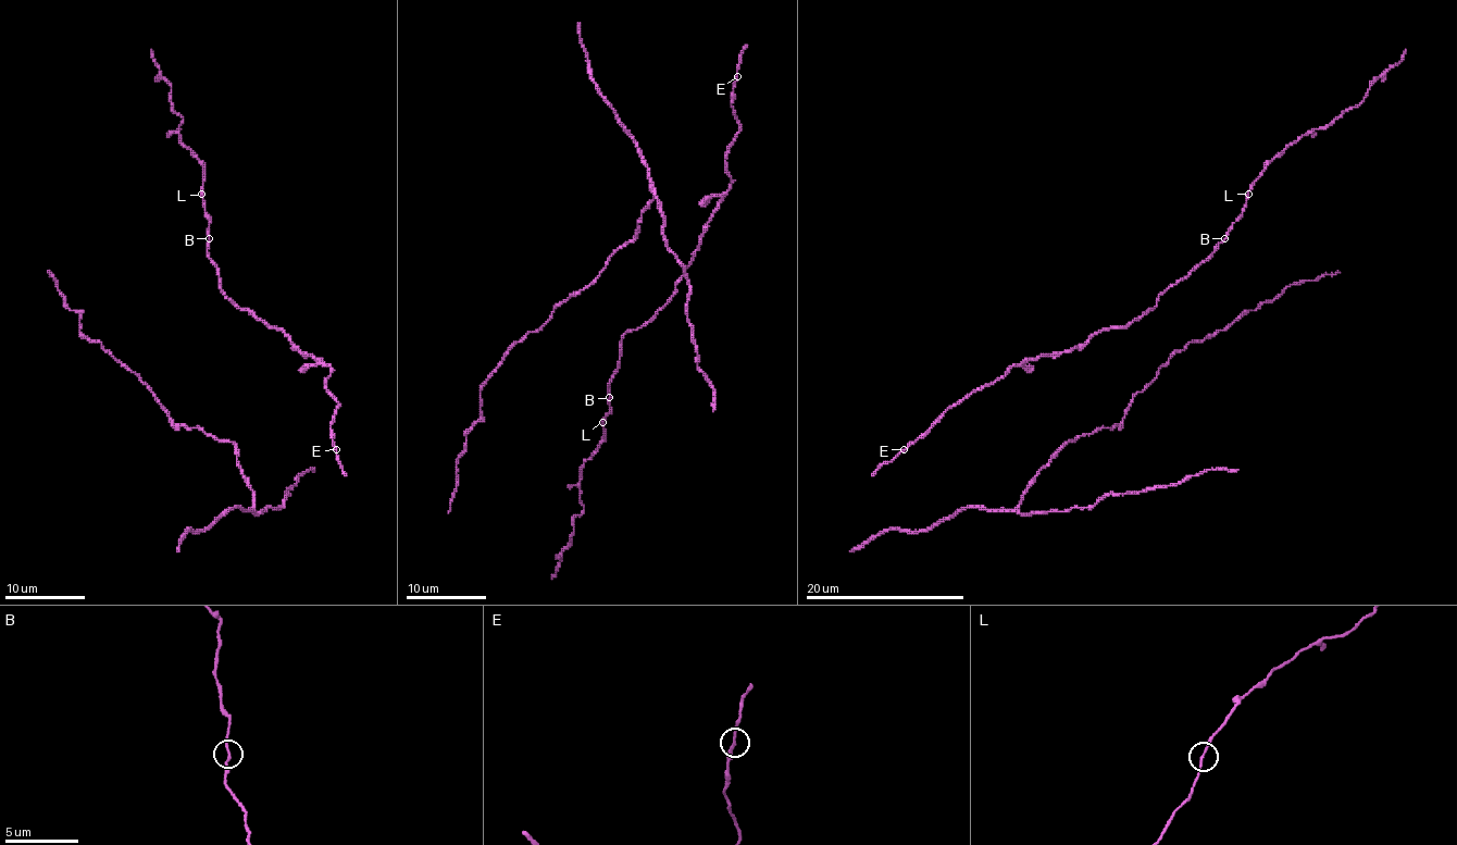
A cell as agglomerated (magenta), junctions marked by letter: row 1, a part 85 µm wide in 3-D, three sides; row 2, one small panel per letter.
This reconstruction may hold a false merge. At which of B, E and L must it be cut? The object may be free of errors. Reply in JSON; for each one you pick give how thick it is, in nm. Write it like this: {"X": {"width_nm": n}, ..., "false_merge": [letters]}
{"false_merge": []}

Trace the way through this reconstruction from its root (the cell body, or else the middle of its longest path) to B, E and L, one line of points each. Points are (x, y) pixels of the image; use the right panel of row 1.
B: (1041, 355), (1059, 355), (1083, 346), (1103, 331), (1127, 328), (1157, 305), (1162, 293), (1194, 271), (1224, 238)
E: (1041, 355), (1033, 360), (1023, 360), (1004, 376), (968, 394), (904, 449)
L: (1041, 355), (1083, 346), (1103, 331), (1127, 328), (1138, 320), (1162, 293), (1215, 250), (1242, 212), (1248, 195)

